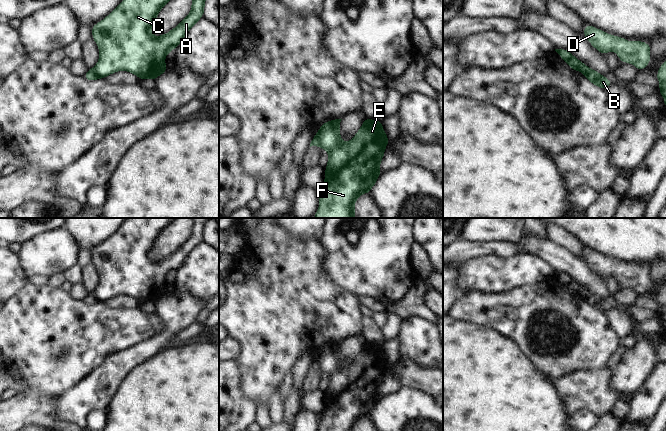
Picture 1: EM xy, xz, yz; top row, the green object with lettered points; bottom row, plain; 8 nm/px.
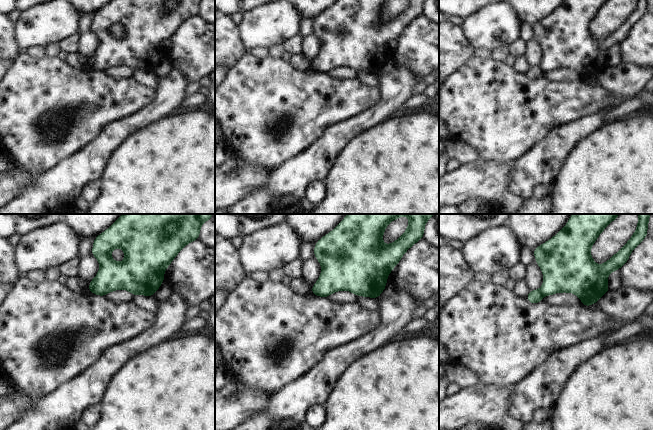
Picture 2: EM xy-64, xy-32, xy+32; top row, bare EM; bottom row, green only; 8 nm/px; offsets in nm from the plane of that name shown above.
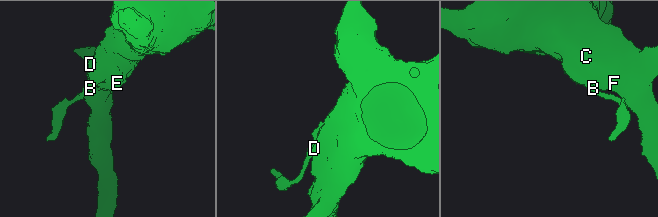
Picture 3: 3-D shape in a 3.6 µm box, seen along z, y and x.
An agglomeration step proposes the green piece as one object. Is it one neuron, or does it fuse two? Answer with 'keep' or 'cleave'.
cleave

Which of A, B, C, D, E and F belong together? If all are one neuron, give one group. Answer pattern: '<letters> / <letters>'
A C D E F / B

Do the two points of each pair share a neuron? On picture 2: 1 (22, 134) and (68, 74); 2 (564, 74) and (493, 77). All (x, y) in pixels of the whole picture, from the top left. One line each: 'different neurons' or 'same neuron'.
1: same neuron
2: different neurons

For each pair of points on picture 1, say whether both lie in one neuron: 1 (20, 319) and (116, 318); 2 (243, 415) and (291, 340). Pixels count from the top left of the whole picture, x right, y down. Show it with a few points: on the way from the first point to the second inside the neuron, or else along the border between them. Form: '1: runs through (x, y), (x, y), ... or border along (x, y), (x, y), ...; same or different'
1: runs through (44, 321), (92, 321); same
2: border along (241, 380), (245, 394), (257, 405); different

